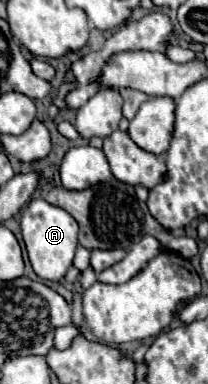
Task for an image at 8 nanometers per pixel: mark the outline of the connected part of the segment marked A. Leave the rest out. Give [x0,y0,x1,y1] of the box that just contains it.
[21,198,79,280]

